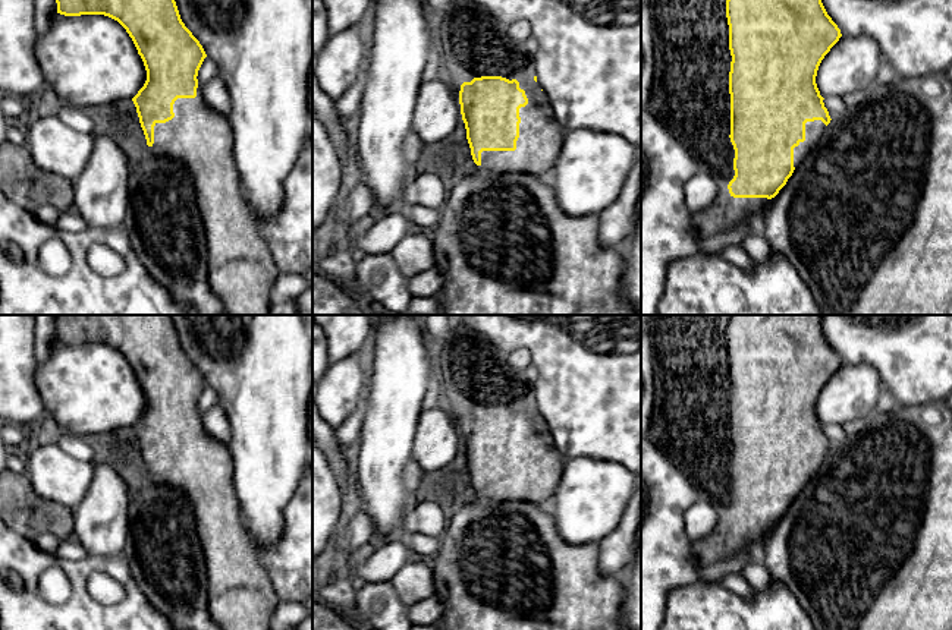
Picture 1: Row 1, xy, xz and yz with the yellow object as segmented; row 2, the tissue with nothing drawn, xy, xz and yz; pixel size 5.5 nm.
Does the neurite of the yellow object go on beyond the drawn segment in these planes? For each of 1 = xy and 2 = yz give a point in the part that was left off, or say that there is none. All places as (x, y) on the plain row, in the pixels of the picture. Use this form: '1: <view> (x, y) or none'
1: xy (241, 597)
2: yz (690, 422)

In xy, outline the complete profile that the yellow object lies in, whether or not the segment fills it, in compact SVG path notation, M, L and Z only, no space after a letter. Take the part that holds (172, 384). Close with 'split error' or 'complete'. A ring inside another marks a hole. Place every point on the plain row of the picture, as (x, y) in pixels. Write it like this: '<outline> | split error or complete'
M54 315L57 341L65 344L104 343L117 349L141 384L147 409L132 426L147 473L157 483L183 491L192 501L197 530L205 558L208 612L220 630L273 630L273 614L280 599L257 557L241 513L233 483L233 460L226 444L210 437L198 412L198 399L207 385L199 369L180 347L170 315Z | split error

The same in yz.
M650 315L650 343L654 362L654 412L647 438L667 454L719 516L711 533L691 544L695 563L703 568L735 554L744 554L747 560L760 557L766 535L786 513L832 448L816 404L821 388L842 362L821 331L821 315Z | split error

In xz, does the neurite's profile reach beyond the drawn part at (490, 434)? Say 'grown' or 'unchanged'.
grown

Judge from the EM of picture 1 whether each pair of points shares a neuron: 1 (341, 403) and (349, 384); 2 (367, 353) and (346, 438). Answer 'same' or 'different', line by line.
1: same
2: same

